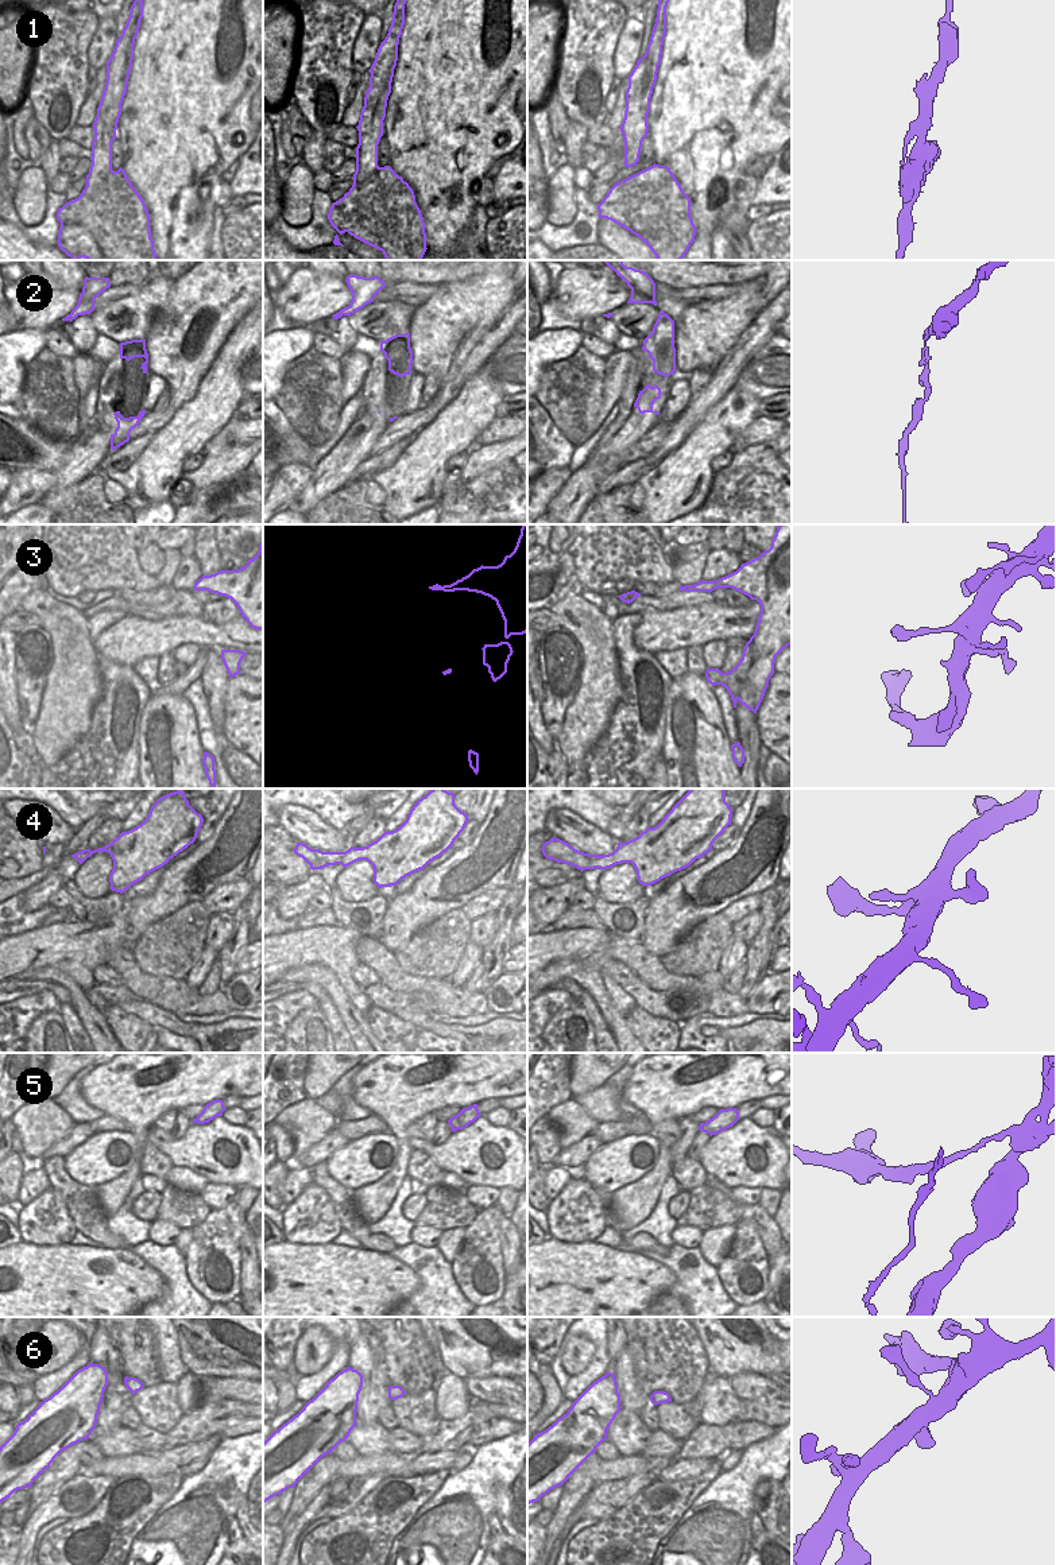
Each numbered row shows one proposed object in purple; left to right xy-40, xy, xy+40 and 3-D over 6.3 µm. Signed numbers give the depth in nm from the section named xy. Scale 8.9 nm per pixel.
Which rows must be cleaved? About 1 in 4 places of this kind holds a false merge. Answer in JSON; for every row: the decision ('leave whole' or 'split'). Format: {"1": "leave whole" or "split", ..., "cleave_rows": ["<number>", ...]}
{"1": "leave whole", "2": "leave whole", "3": "leave whole", "4": "leave whole", "5": "split", "6": "leave whole", "cleave_rows": ["5"]}

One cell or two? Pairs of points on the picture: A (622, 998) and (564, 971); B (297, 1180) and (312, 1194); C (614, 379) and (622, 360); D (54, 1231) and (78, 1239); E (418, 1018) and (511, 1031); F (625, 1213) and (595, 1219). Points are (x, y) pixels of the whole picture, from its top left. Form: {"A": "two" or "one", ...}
{"A": "two", "B": "two", "C": "one", "D": "two", "E": "one", "F": "two"}

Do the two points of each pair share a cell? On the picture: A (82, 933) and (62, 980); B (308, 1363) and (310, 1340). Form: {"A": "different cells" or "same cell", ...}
{"A": "different cells", "B": "same cell"}

